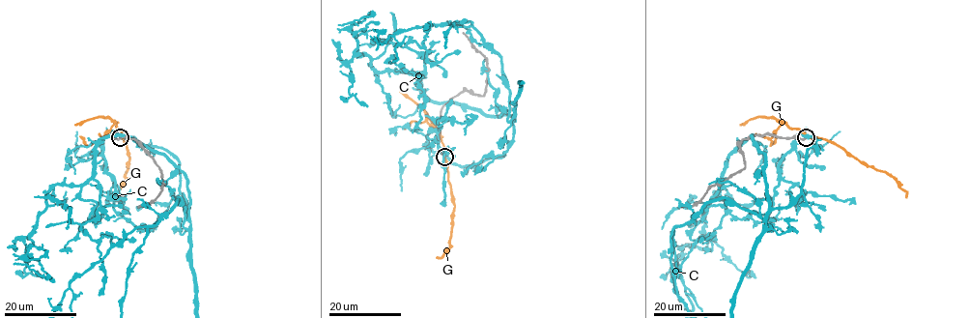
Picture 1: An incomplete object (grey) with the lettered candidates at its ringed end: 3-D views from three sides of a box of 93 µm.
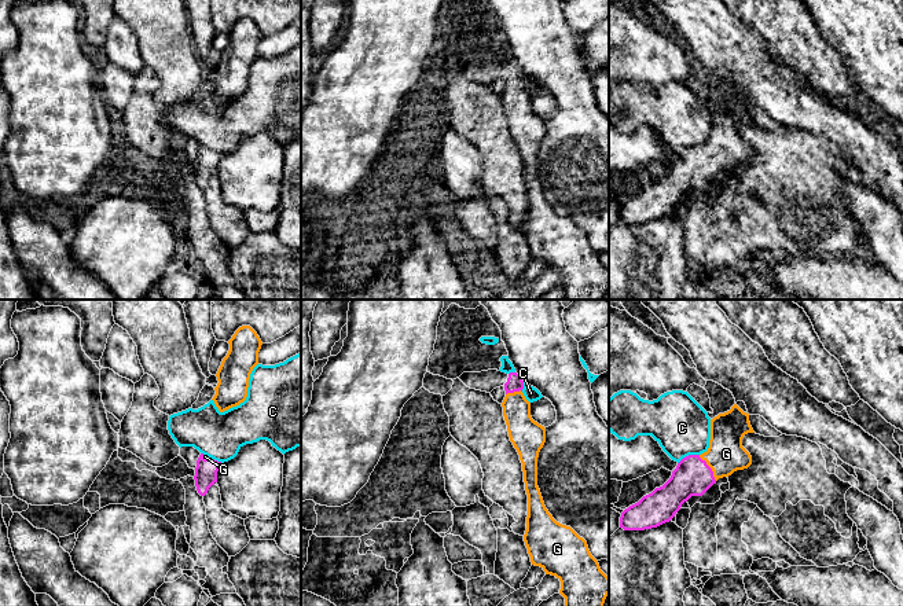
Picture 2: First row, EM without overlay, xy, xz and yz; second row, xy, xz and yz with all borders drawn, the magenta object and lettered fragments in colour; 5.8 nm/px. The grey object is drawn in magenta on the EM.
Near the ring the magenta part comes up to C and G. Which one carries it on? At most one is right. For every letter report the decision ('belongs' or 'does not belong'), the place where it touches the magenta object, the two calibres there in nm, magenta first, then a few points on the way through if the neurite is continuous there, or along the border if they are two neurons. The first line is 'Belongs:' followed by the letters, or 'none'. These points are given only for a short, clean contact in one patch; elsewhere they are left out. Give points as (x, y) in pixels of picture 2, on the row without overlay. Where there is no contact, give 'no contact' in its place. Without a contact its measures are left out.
Belongs: G
C: does not belong | yz (687, 149) | 220/320 nm | along yz (698, 146), (690, 146), (678, 155)
G: belongs | yz (709, 160) | 220/220 nm | across yz (693, 169), (709, 160), (726, 146)

